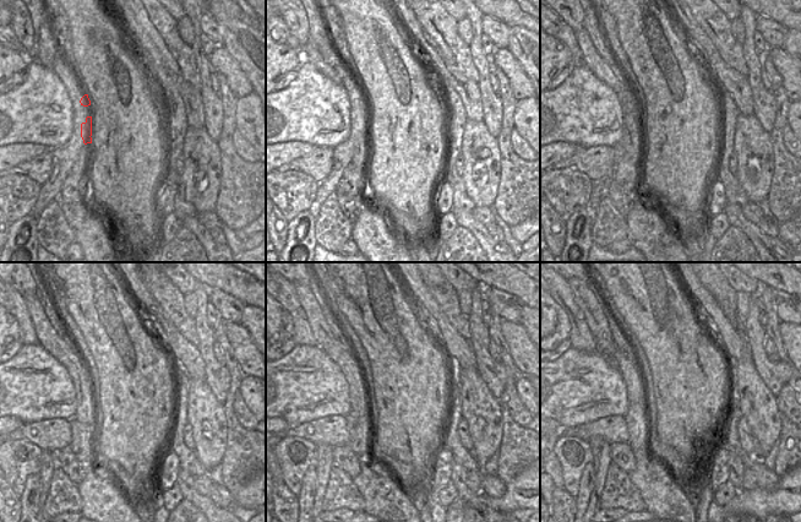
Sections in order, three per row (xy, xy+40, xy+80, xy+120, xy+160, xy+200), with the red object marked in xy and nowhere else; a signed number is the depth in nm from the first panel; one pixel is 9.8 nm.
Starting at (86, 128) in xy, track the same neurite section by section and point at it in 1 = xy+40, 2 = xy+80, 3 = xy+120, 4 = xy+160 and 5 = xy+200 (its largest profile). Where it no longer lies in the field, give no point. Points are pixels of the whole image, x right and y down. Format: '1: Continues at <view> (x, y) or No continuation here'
1: Continues at xy+40 (360, 129)
2: Continues at xy+80 (611, 75)
3: Continues at xy+120 (64, 351)
4: Continues at xy+160 (342, 352)
5: Continues at xy+200 (604, 326).

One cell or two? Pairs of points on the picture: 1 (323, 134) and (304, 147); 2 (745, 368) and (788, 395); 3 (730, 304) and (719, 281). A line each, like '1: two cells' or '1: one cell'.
1: two cells
2: two cells
3: one cell

